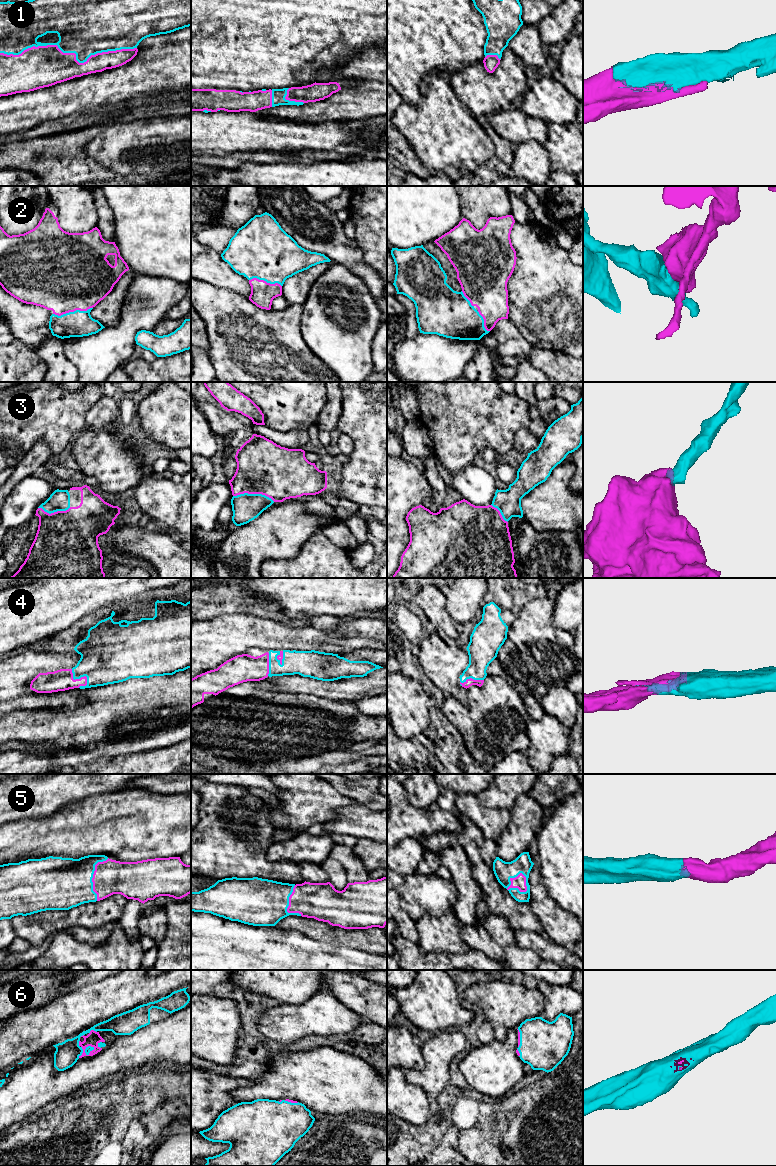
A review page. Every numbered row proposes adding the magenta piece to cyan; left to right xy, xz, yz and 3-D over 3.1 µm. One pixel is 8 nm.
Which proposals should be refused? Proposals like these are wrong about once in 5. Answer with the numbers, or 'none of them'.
none of them

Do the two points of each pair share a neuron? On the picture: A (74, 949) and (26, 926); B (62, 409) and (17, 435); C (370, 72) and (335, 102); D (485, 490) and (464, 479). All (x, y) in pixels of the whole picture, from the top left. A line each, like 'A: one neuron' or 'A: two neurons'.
A: two neurons
B: one neuron
C: one neuron
D: one neuron

